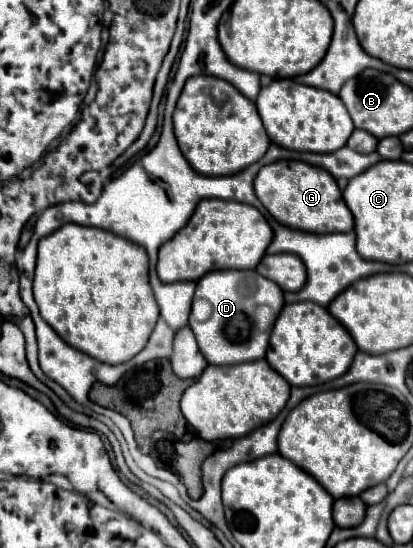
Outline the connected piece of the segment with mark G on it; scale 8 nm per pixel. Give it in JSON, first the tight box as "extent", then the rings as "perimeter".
{"extent":[255,161,353,233],"perimeter":[[[303,161],[269,163],[255,177],[255,193],[267,211],[285,227],[295,227],[309,233],[353,231],[353,215],[349,213],[335,179],[321,167]]]}

